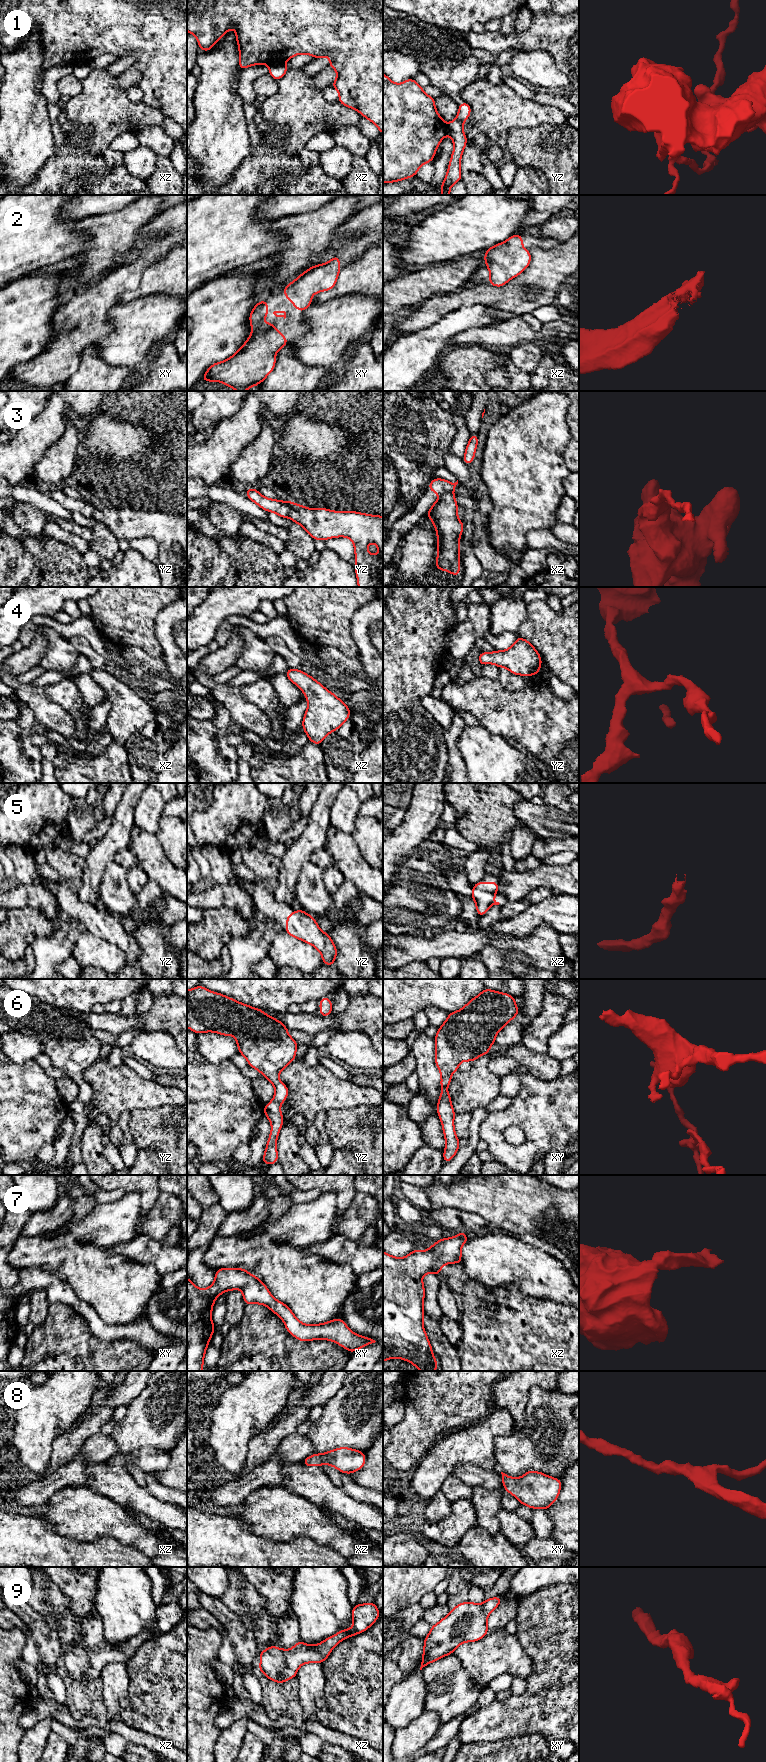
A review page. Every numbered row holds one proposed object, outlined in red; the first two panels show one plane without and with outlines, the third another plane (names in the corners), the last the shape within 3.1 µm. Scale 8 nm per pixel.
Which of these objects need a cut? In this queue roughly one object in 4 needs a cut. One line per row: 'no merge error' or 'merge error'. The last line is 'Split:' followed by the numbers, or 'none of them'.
1: merge error
2: no merge error
3: merge error
4: no merge error
5: no merge error
6: no merge error
7: no merge error
8: no merge error
9: no merge error
Split: 1, 3

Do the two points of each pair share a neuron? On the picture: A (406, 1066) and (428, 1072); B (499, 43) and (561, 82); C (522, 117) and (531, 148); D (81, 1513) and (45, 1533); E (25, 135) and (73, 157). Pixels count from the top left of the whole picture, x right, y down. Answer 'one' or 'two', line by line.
A: two
B: two
C: two
D: two
E: two

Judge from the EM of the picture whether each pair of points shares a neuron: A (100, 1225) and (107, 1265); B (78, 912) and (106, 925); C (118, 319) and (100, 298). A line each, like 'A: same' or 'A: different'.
A: different
B: same
C: different

